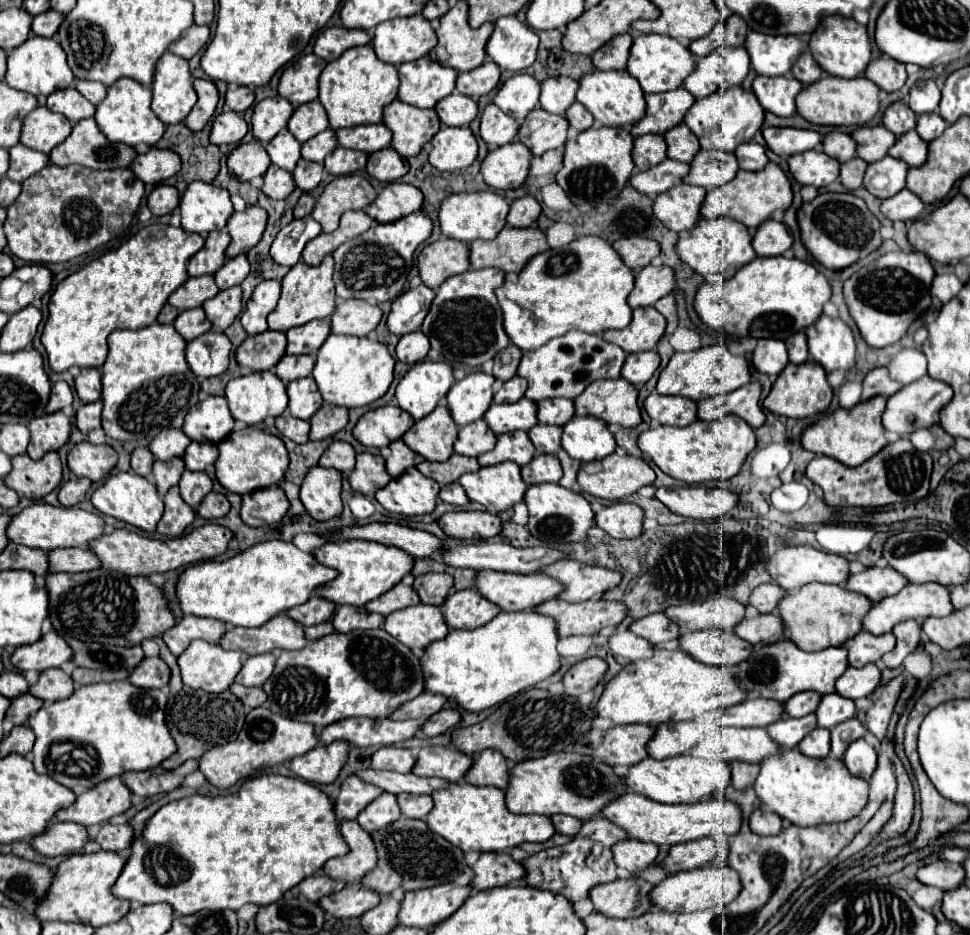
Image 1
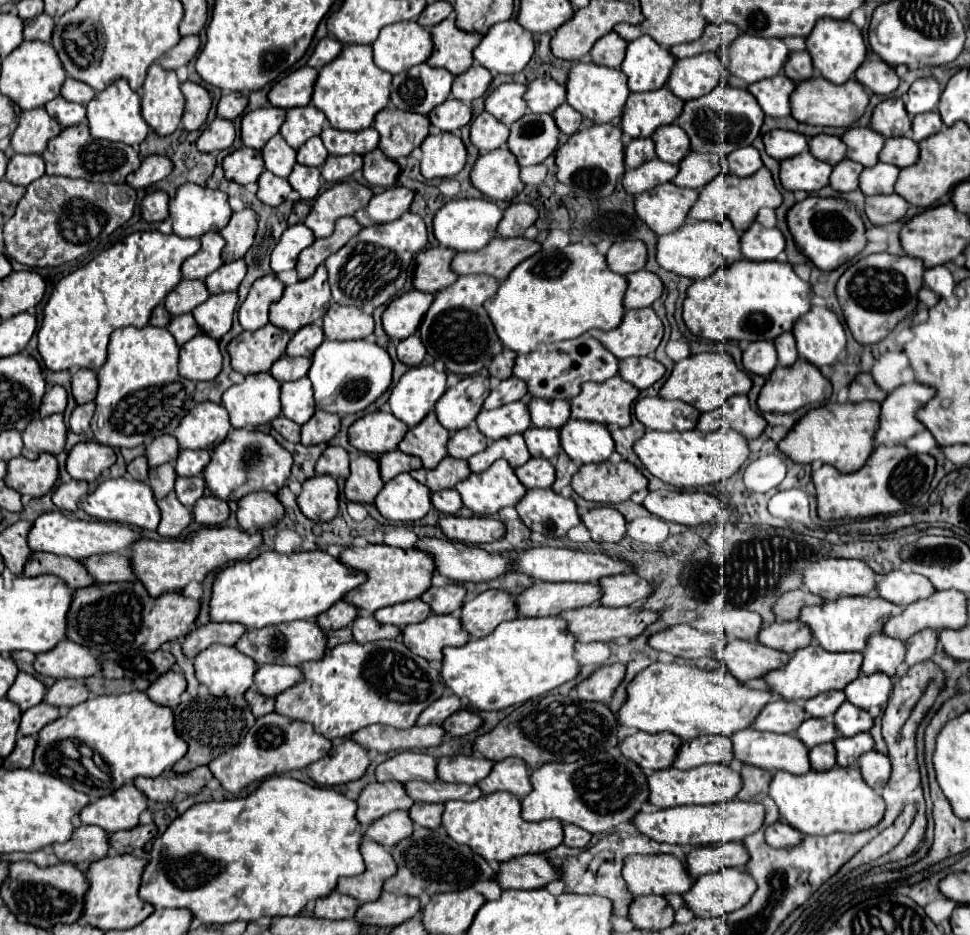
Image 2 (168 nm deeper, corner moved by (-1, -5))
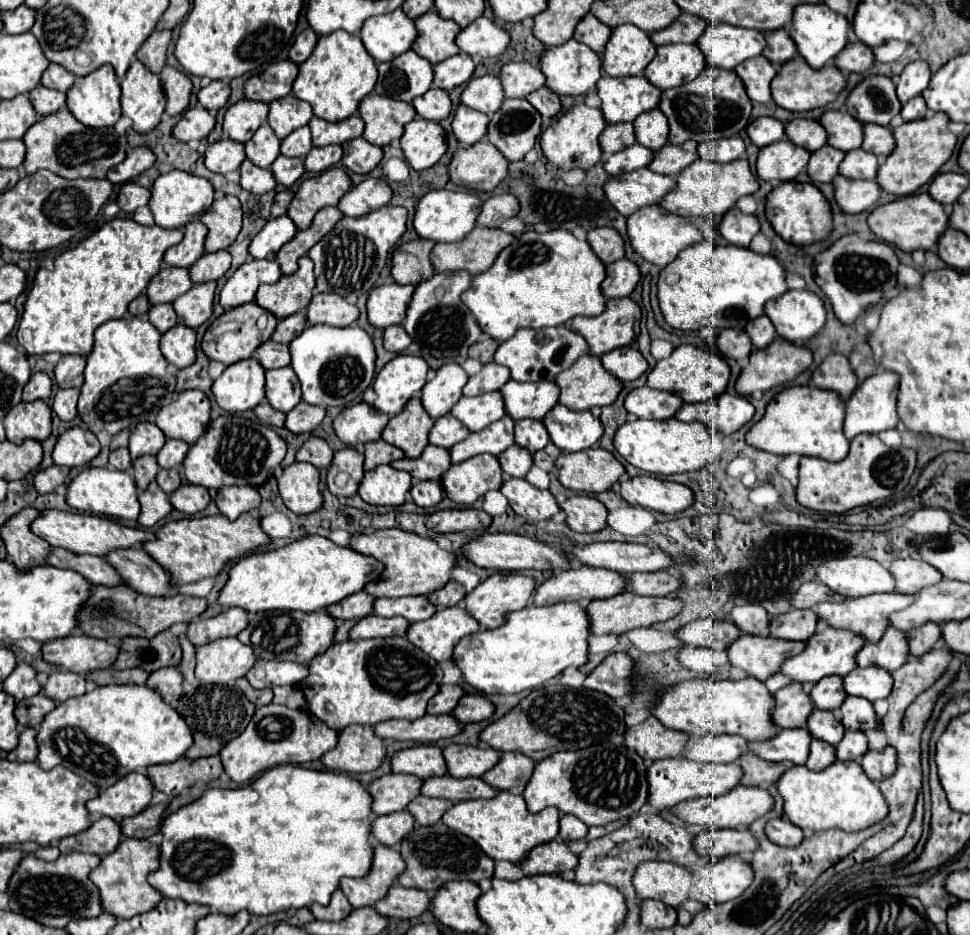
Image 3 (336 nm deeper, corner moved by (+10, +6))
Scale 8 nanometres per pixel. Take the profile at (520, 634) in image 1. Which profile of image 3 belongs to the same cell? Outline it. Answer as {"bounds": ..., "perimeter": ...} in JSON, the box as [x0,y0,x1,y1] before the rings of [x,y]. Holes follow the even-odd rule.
{"bounds":[453,603,589,695],"perimeter":[[[555,603],[507,613],[505,623],[495,629],[465,635],[453,649],[453,663],[461,669],[465,683],[483,695],[509,695],[535,689],[567,667],[587,663],[589,621],[583,605]]]}

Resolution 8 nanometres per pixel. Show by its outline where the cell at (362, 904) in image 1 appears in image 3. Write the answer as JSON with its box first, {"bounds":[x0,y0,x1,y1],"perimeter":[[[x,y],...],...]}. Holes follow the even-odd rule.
{"bounds":[373,885,429,919],"perimeter":[[[391,885],[387,895],[373,905],[373,909],[383,917],[395,919],[411,919],[419,917],[429,907],[429,897],[421,889],[403,889],[399,885]]]}

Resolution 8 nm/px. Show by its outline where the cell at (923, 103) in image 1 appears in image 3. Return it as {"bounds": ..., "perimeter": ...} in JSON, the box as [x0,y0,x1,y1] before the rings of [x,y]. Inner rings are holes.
{"bounds":[897,61,931,103],"perimeter":[[[913,61],[909,63],[903,73],[899,75],[897,81],[897,97],[901,103],[907,103],[909,99],[921,95],[931,79],[931,71],[929,65],[925,61]]]}

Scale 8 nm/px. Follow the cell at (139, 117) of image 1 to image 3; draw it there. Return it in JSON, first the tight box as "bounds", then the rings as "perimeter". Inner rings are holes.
{"bounds":[67,65,121,127],"perimeter":[[[103,65],[85,77],[77,77],[75,85],[67,91],[67,107],[77,121],[87,127],[113,127],[121,117],[121,85],[111,65]]]}

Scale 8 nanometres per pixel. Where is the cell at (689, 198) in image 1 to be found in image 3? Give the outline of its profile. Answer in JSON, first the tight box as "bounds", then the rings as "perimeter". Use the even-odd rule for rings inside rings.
{"bounds":[605,167,675,217],"perimeter":[[[643,167],[639,171],[621,173],[605,183],[605,195],[611,205],[625,217],[647,205],[661,205],[663,197],[675,189],[675,179],[669,175],[653,173]]]}

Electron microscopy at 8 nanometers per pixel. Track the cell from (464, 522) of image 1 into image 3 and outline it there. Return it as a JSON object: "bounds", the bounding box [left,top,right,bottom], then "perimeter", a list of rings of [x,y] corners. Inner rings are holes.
{"bounds":[427,509,491,533],"perimeter":[[[443,509],[435,511],[427,519],[427,529],[435,533],[453,531],[479,531],[491,525],[491,515],[479,509]]]}

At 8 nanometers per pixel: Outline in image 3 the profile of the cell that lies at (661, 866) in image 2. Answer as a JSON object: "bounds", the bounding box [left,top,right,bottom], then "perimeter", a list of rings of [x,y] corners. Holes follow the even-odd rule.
{"bounds":[633,861,691,907],"perimeter":[[[643,861],[633,873],[633,887],[639,899],[659,899],[671,907],[681,905],[689,897],[691,873],[667,861]]]}

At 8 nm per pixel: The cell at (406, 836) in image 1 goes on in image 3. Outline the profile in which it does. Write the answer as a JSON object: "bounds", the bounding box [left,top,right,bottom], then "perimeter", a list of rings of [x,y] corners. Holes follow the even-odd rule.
{"bounds":[395,821,493,895],"perimeter":[[[441,821],[429,827],[415,825],[415,829],[399,843],[399,853],[407,863],[407,869],[395,879],[401,887],[423,889],[433,895],[447,881],[481,881],[491,879],[493,875],[493,859],[487,857],[479,845],[475,845],[469,837],[451,831]]]}

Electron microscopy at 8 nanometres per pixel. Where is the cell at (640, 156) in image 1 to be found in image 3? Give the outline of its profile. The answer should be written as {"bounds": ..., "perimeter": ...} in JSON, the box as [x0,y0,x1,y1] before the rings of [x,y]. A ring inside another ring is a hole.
{"bounds":[599,123,635,153],"perimeter":[[[619,123],[619,125],[607,125],[605,131],[599,137],[601,149],[605,153],[617,153],[621,149],[627,149],[635,145],[635,129],[633,123]]]}

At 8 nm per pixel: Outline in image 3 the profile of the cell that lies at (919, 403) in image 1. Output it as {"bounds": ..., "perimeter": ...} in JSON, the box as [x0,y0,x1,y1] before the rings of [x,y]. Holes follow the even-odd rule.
{"bounds":[845,371,899,439],"perimeter":[[[877,371],[869,379],[861,381],[857,393],[847,401],[847,417],[845,417],[845,437],[853,439],[861,433],[881,433],[887,429],[895,429],[899,423],[899,415],[895,409],[899,389],[899,375],[891,371]]]}

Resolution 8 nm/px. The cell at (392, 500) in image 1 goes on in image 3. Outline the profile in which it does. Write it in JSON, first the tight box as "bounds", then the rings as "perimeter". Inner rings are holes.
{"bounds":[359,465,409,505],"perimeter":[[[379,465],[365,473],[359,485],[359,497],[371,505],[403,505],[409,489],[409,473],[397,471],[391,465]]]}

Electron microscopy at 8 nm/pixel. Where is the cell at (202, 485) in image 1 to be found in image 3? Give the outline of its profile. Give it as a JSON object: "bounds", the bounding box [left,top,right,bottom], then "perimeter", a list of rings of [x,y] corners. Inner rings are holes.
{"bounds":[157,469,183,495],"perimeter":[[[159,469],[159,473],[157,473],[157,483],[159,483],[159,487],[169,495],[169,493],[173,493],[175,489],[179,489],[179,485],[183,483],[183,479],[181,479],[181,473],[179,473],[177,469]]]}

